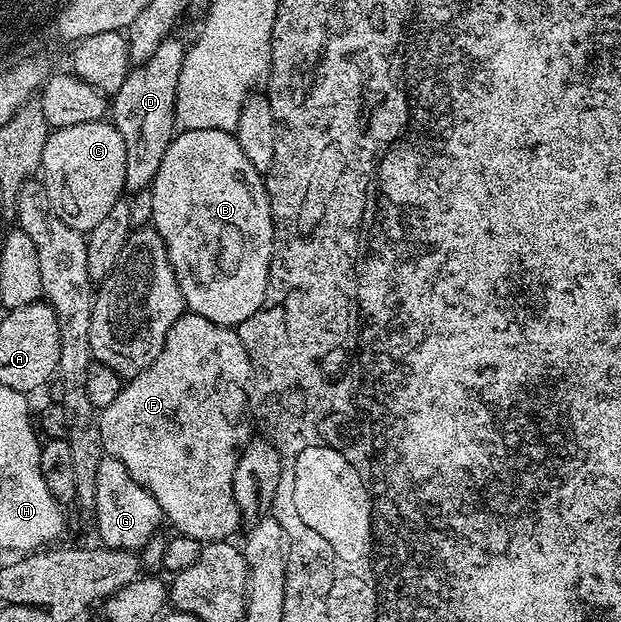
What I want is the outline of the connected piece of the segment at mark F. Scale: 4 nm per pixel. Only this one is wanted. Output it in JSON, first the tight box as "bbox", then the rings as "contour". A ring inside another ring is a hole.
{"bbox":[98,310,253,545],"contour":[[[187,310],[173,322],[161,354],[145,371],[126,381],[117,398],[98,413],[104,453],[121,462],[133,479],[153,494],[166,523],[168,520],[178,535],[197,538],[200,545],[234,537],[241,525],[233,498],[233,470],[237,470],[239,454],[253,436],[247,425],[245,385],[250,379],[249,354],[238,331]]]}

